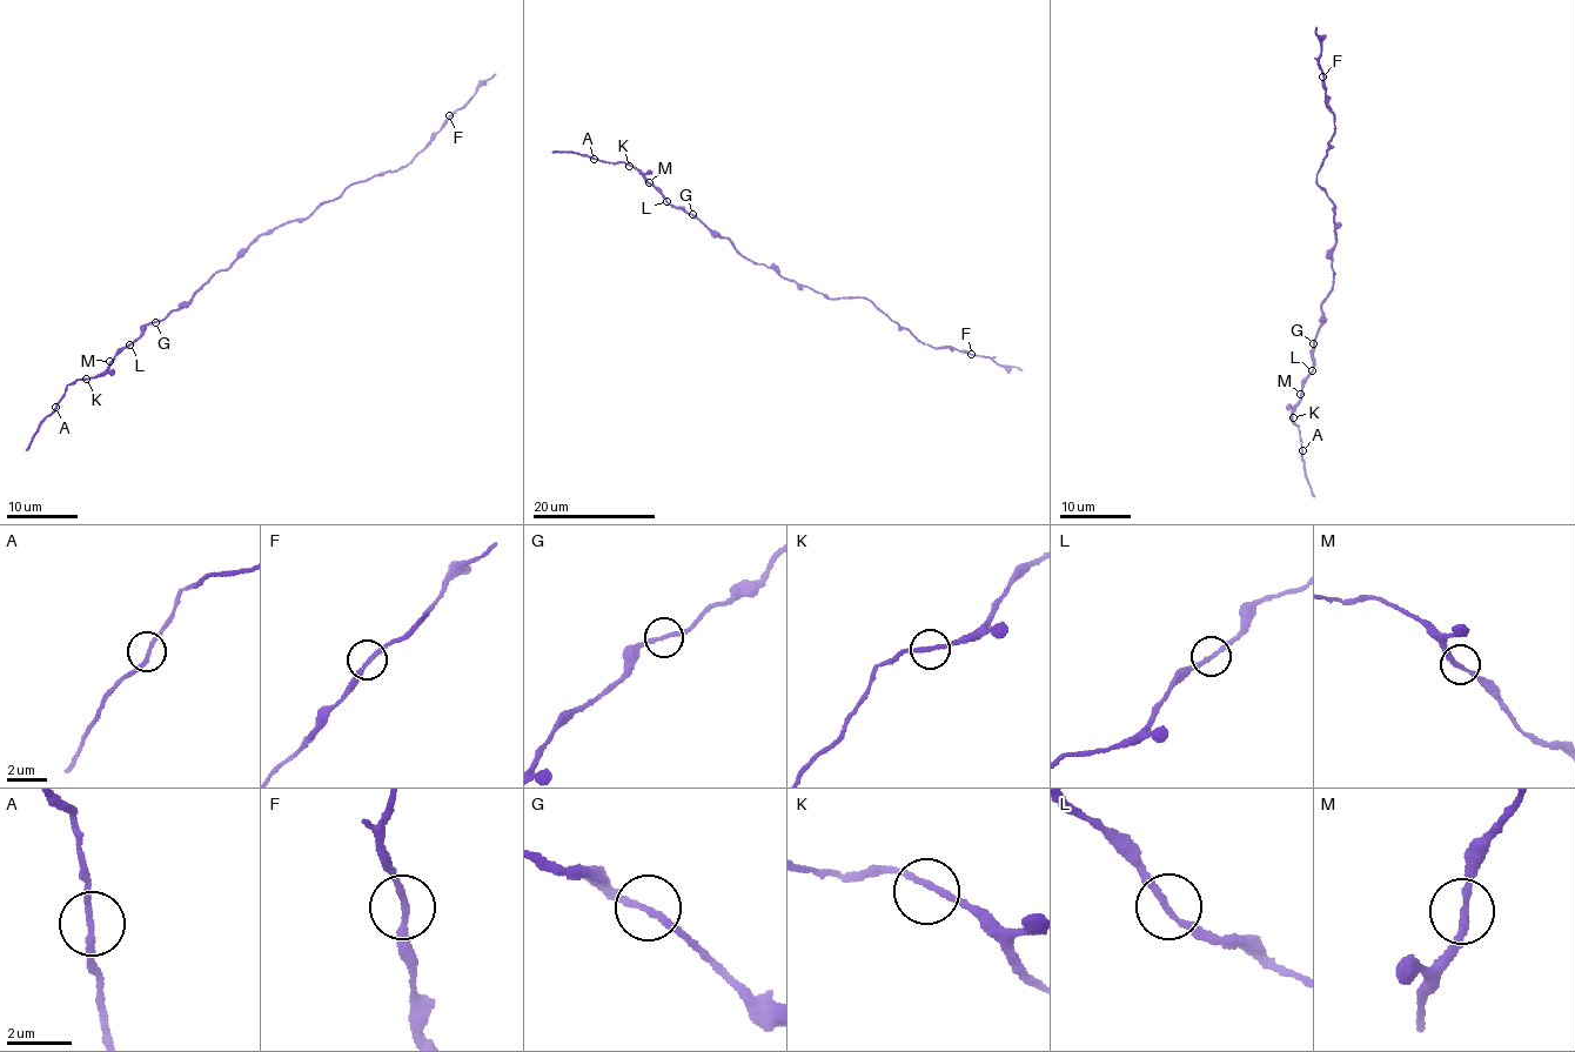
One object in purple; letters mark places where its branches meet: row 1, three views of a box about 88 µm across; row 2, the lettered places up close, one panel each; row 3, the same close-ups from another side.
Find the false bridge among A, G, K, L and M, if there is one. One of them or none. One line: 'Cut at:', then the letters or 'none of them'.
Cut at: G

